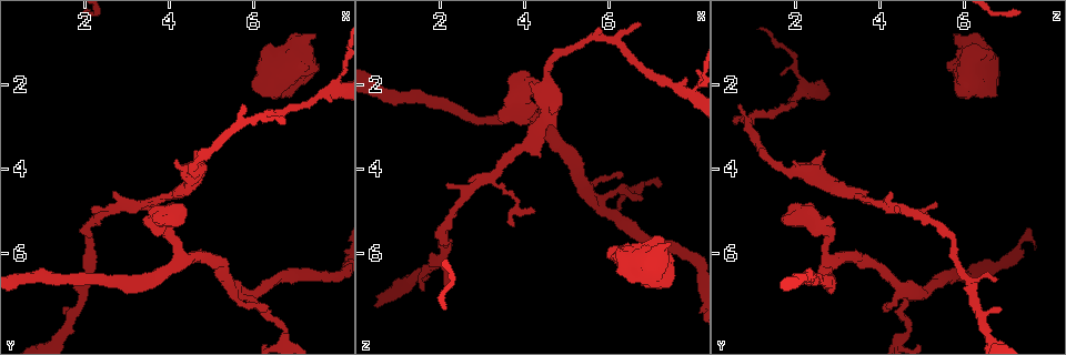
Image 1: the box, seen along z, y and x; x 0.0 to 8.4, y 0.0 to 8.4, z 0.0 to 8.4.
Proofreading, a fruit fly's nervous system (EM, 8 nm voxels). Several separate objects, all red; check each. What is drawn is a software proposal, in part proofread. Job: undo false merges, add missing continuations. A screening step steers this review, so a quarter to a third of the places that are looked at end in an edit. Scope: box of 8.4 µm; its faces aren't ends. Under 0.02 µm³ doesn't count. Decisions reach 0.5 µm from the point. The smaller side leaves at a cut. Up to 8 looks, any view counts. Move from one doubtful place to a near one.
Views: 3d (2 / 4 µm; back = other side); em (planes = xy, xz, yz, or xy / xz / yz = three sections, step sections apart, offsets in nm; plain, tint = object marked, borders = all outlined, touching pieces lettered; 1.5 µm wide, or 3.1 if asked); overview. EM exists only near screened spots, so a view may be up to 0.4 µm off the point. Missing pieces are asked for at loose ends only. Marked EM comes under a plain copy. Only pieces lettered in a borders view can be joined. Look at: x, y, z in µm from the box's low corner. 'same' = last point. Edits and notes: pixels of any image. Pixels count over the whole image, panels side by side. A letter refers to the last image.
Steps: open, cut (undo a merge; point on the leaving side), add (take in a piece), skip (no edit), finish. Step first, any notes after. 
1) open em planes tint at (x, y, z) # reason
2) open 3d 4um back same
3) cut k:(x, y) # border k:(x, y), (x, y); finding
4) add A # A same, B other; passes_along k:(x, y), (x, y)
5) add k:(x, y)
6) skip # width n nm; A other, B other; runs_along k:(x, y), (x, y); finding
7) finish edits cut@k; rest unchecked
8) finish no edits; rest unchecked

open em yz step 4 borders at (6.80, 2.30, 6.75) # stops while still wide

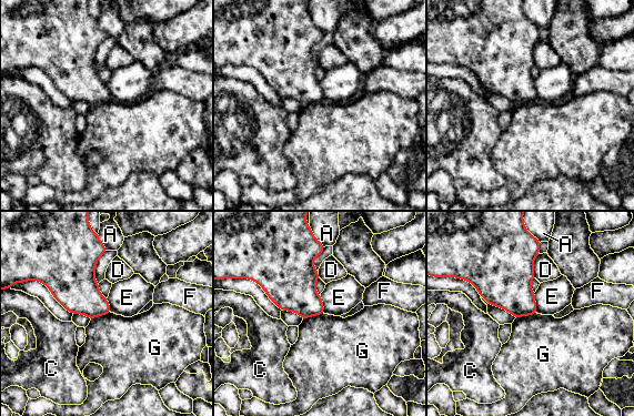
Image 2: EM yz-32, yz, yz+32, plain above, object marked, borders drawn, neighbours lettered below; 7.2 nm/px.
skip # A other, C other, D other, E other, F other, G other; border 2:(324, 313), (310, 315), (303, 320); no lettered piece goes on from it

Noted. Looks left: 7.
open 3d 4um at (7.45, 0.80, 5.85) # free end

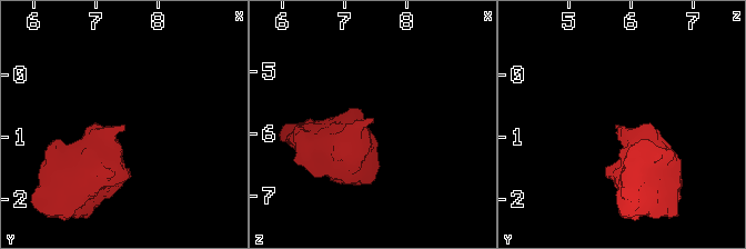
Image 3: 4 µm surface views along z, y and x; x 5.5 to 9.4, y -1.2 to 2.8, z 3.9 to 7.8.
open em planes borders at (7.45, 0.85, 5.85) # need the tissue

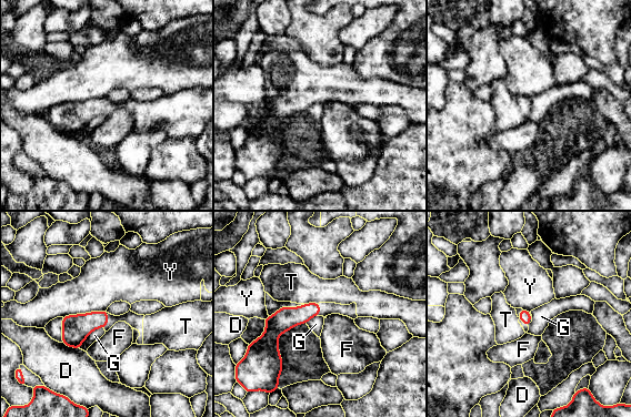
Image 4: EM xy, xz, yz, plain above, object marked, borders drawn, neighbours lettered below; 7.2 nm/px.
add T # D other, F other, G other, T same, Y other; the cell continues

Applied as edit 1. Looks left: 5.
open em yz step 8 tint at (4.35, 4.45, 2.95) # calibre changes

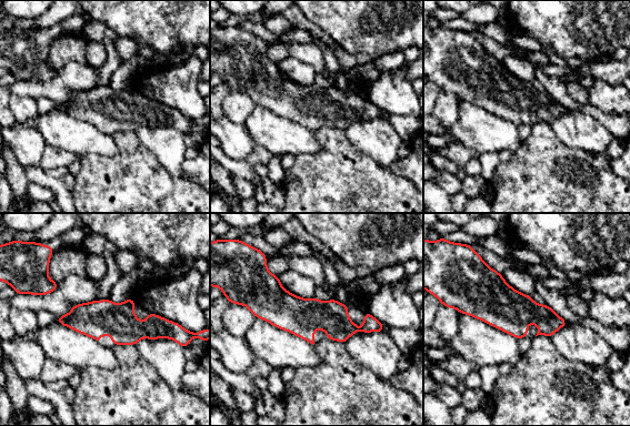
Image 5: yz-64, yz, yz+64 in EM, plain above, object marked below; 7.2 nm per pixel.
open em yz step 8 borders same

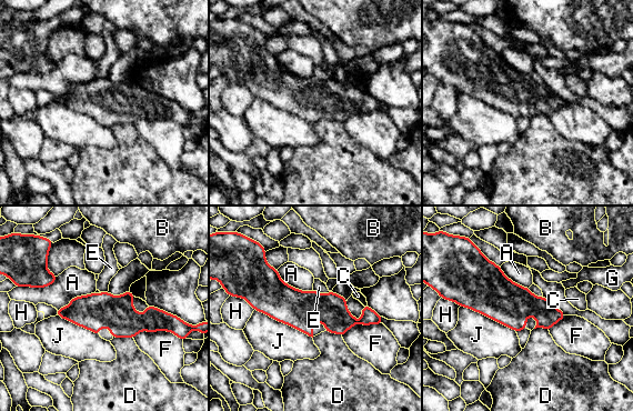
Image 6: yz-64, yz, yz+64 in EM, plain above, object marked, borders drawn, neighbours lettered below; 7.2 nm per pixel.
skip # longest_contact J 480 nm; A other, B other, C other, D other, E other, F other, G other, H other, J other; runs_along 6:(251, 299), (379, 321); one cell here

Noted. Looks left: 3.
finish edits add@4; rest unchecked

